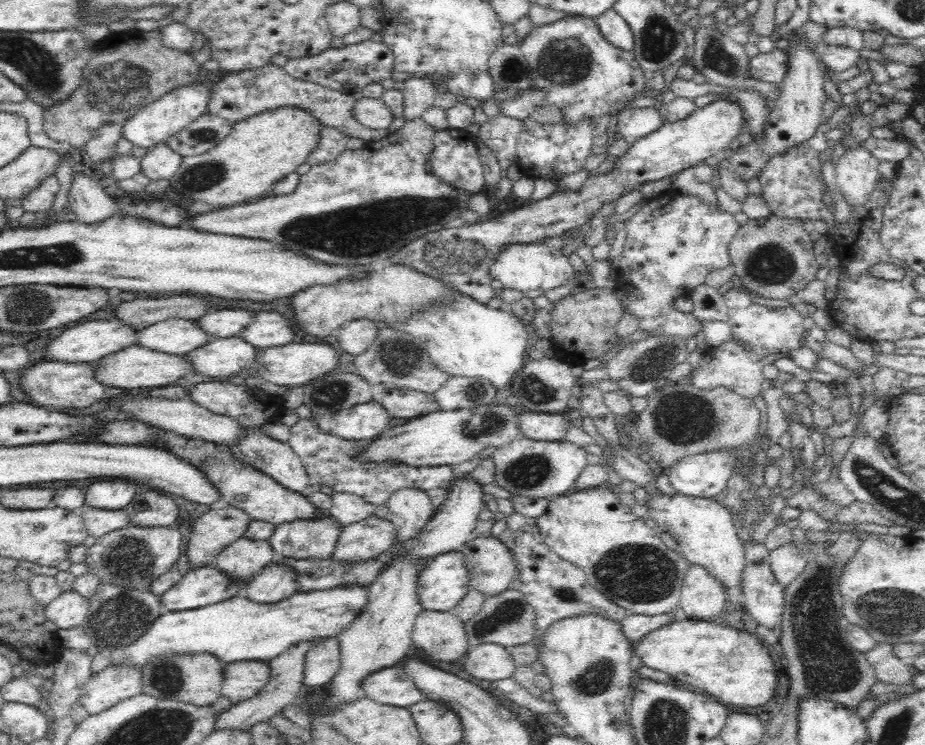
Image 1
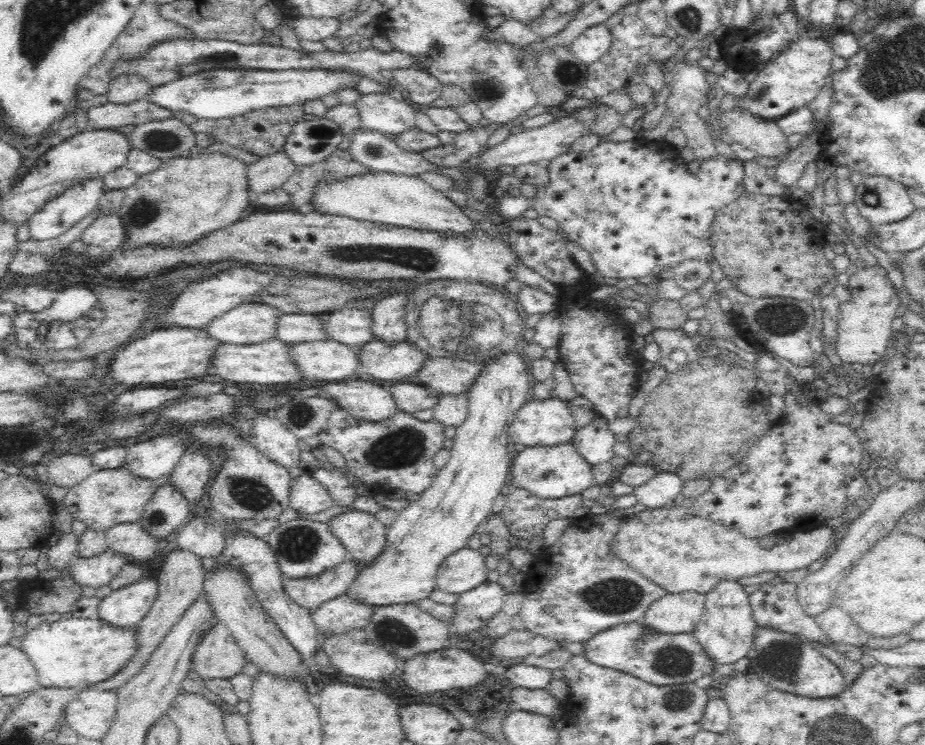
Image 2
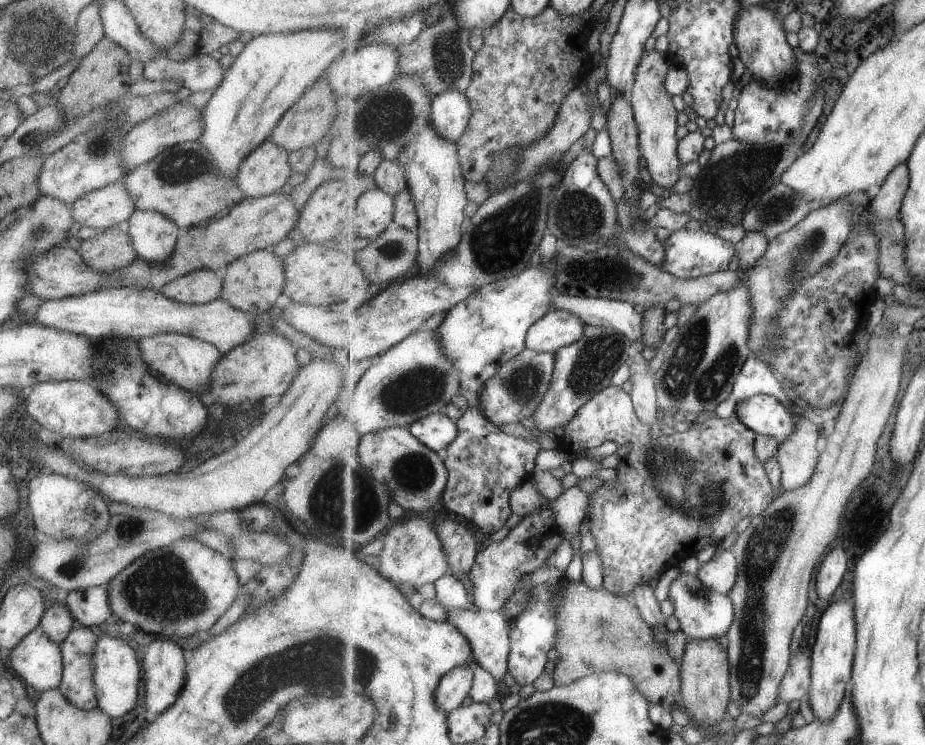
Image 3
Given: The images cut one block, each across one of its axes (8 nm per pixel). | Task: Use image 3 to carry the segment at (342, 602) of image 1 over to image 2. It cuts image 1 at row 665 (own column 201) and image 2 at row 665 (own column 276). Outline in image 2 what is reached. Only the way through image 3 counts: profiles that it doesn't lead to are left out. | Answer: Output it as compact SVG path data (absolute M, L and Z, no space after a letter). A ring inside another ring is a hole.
M61 618L42 622L19 639L20 649L37 670L39 685L55 688L75 688L110 679L128 664L136 652L132 629L122 629L100 619Z

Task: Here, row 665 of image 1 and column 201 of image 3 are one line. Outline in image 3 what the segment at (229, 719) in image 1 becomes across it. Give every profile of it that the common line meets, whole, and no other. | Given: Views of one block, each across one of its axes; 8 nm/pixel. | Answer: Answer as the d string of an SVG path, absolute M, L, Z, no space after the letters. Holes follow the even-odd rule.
M211 269L195 270L167 282L157 292L175 302L199 305L219 299L222 281Z

